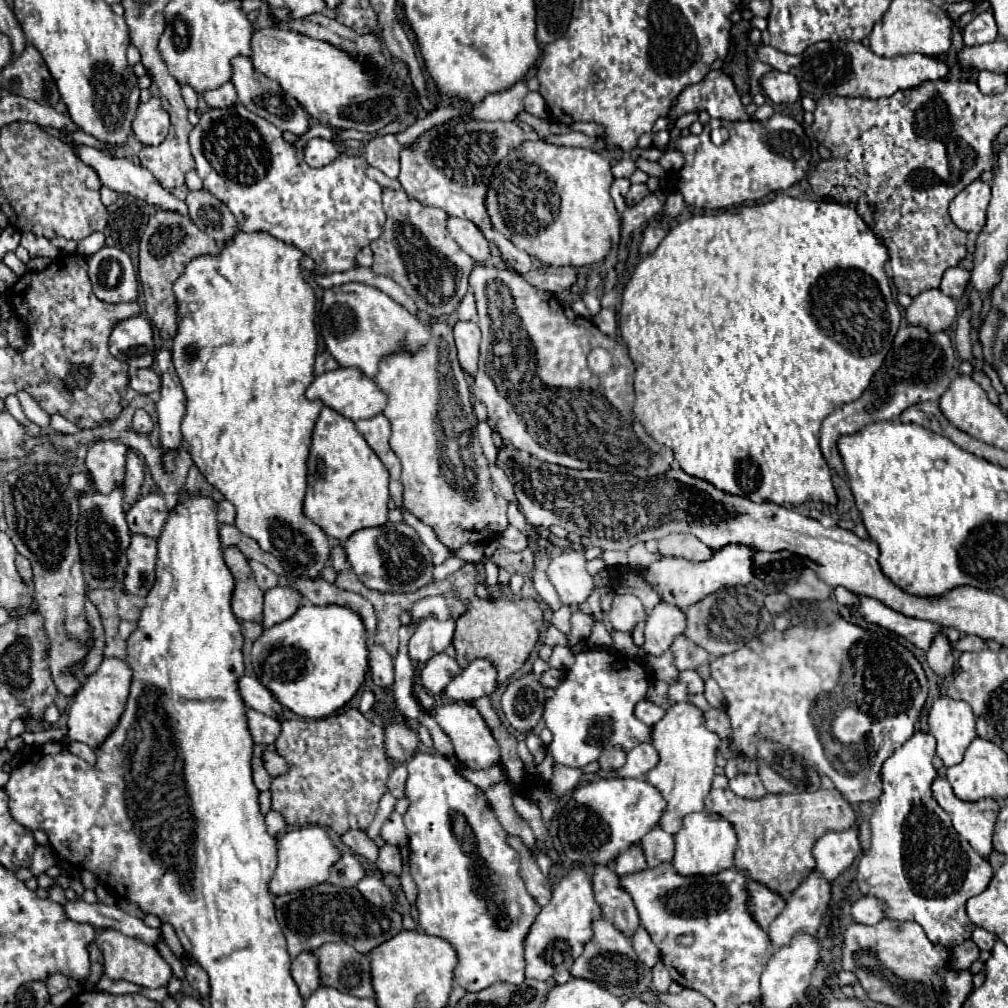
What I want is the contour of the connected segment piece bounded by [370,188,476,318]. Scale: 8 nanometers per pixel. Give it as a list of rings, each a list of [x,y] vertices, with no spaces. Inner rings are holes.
[[[384,188],[384,212],[384,232],[370,244],[374,252],[372,270],[400,284],[422,314],[434,318],[452,314],[468,292],[468,278],[476,262],[448,234],[448,214],[440,208],[422,206],[404,190],[392,188]]]

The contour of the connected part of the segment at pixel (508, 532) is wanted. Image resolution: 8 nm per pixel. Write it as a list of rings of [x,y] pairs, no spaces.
[[[508,526],[508,528],[500,534],[498,540],[500,540],[500,544],[502,544],[504,548],[508,548],[508,550],[512,550],[512,552],[520,552],[520,550],[526,548],[526,536],[524,536],[520,530],[512,528],[512,526]]]

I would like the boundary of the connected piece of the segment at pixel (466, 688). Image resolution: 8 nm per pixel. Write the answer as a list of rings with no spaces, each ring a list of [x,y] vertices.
[[[474,660],[474,662],[470,662],[468,668],[462,670],[462,674],[458,674],[446,686],[444,692],[452,700],[472,702],[482,696],[494,694],[496,688],[498,688],[498,680],[496,680],[496,668],[492,666],[492,662]]]

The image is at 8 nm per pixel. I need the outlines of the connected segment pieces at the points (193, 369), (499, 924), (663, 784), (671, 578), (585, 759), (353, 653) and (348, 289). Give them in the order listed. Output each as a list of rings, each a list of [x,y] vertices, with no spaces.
[[[238,230],[220,248],[220,254],[202,254],[202,256],[192,258],[172,288],[176,302],[178,302],[178,334],[174,336],[174,342],[172,342],[172,360],[180,376],[184,394],[186,394],[186,414],[182,418],[182,436],[188,444],[188,452],[194,464],[206,476],[206,480],[214,488],[218,488],[226,500],[230,500],[236,506],[236,528],[242,534],[254,538],[264,552],[274,554],[290,576],[304,574],[304,576],[318,578],[322,566],[326,564],[330,556],[330,542],[328,542],[328,536],[322,532],[322,528],[304,516],[302,502],[304,502],[304,492],[306,492],[306,460],[308,460],[308,448],[312,440],[312,428],[324,404],[320,400],[308,400],[304,396],[306,388],[312,384],[316,376],[314,356],[318,348],[318,334],[314,326],[316,296],[314,296],[312,286],[302,276],[302,258],[304,258],[302,250],[296,250],[296,246],[288,246],[286,242],[280,242],[278,238],[272,238],[272,234],[268,232],[248,234],[244,230]]]
[[[418,752],[406,764],[408,782],[406,794],[410,808],[404,814],[404,824],[410,840],[410,876],[418,886],[418,924],[426,934],[448,940],[458,952],[454,982],[468,992],[480,992],[496,982],[524,982],[524,938],[540,906],[528,894],[520,878],[520,856],[504,838],[506,832],[488,806],[484,792],[468,782],[442,754]]]
[[[674,702],[668,706],[666,716],[652,728],[652,746],[656,748],[660,762],[646,774],[648,782],[662,792],[668,802],[660,828],[676,834],[682,826],[682,818],[690,812],[704,810],[704,798],[710,792],[710,784],[716,768],[716,754],[720,748],[720,736],[704,726],[704,710],[692,702]]]
[[[724,546],[716,550],[710,560],[704,562],[692,562],[686,558],[660,558],[658,562],[642,570],[640,576],[648,584],[652,584],[652,588],[664,602],[670,602],[686,612],[690,604],[700,602],[720,588],[748,586],[756,578],[756,574],[752,574],[752,554],[756,554],[756,550],[748,550],[748,546]]]
[[[586,648],[576,656],[574,666],[566,672],[562,684],[544,706],[544,722],[552,732],[548,750],[556,764],[580,768],[596,762],[604,748],[628,752],[650,740],[650,728],[634,716],[634,706],[648,696],[650,674],[634,672],[628,658],[606,648]]]
[[[304,604],[298,612],[262,632],[252,646],[258,680],[278,702],[302,718],[326,718],[352,700],[364,682],[370,638],[358,612],[346,606]]]
[[[360,282],[328,288],[322,296],[318,324],[322,326],[320,334],[326,348],[338,360],[338,364],[360,368],[368,378],[376,376],[380,358],[402,350],[402,346],[414,350],[426,344],[430,338],[428,328],[402,304],[392,300],[382,290]]]

